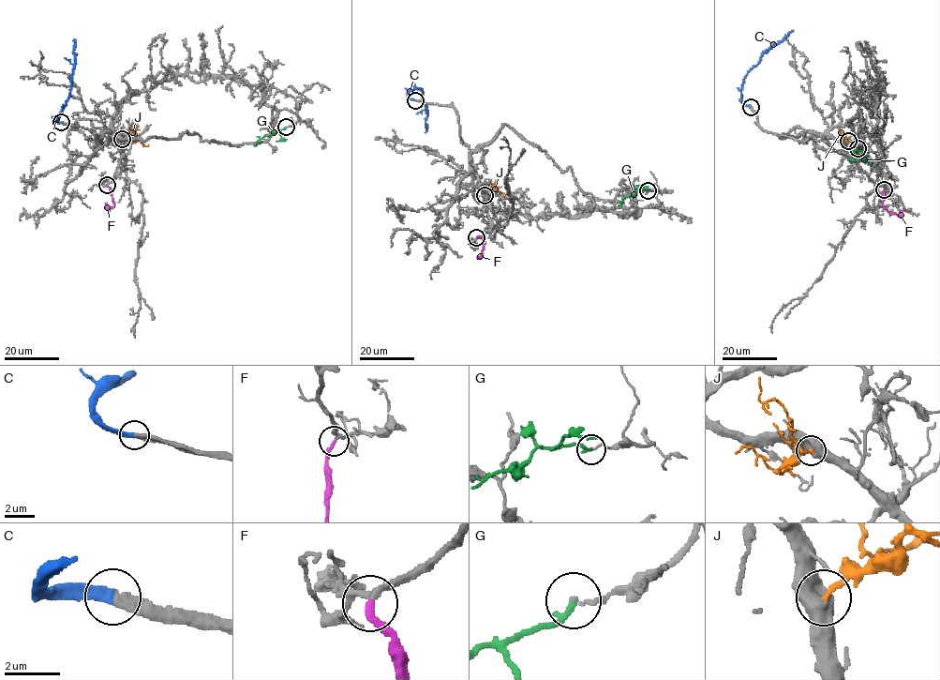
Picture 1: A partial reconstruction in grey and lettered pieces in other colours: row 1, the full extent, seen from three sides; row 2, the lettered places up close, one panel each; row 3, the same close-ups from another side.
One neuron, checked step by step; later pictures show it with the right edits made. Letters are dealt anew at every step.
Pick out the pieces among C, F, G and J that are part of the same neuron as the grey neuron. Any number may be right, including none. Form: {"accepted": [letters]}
{"accepted": ["C", "F", "J"]}

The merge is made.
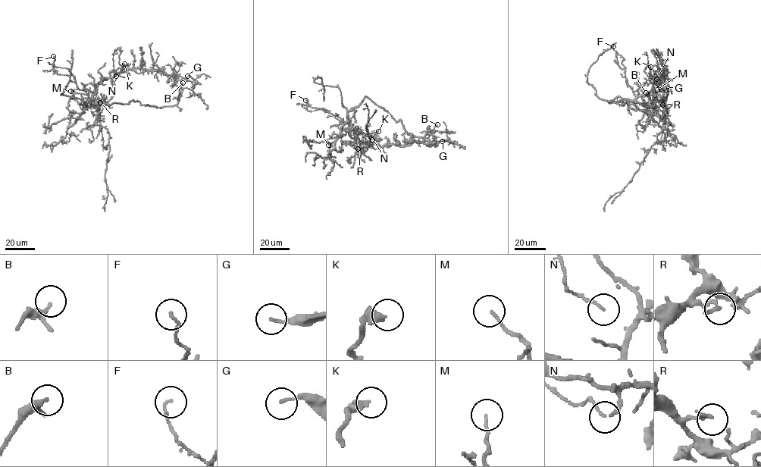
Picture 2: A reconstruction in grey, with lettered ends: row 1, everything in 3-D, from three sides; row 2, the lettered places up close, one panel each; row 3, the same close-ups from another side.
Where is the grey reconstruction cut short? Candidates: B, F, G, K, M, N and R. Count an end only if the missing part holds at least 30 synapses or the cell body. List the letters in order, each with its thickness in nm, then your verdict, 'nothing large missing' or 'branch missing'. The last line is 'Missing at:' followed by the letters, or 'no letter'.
B: 190 nm thick; nothing large missing
F: 110 nm thick; nothing large missing
G: 120 nm thick; nothing large missing
K: 400 nm thick; nothing large missing
M: 110 nm thick; nothing large missing
N: 100 nm thick; nothing large missing
R: 170 nm thick; nothing large missing
Missing at: no letter

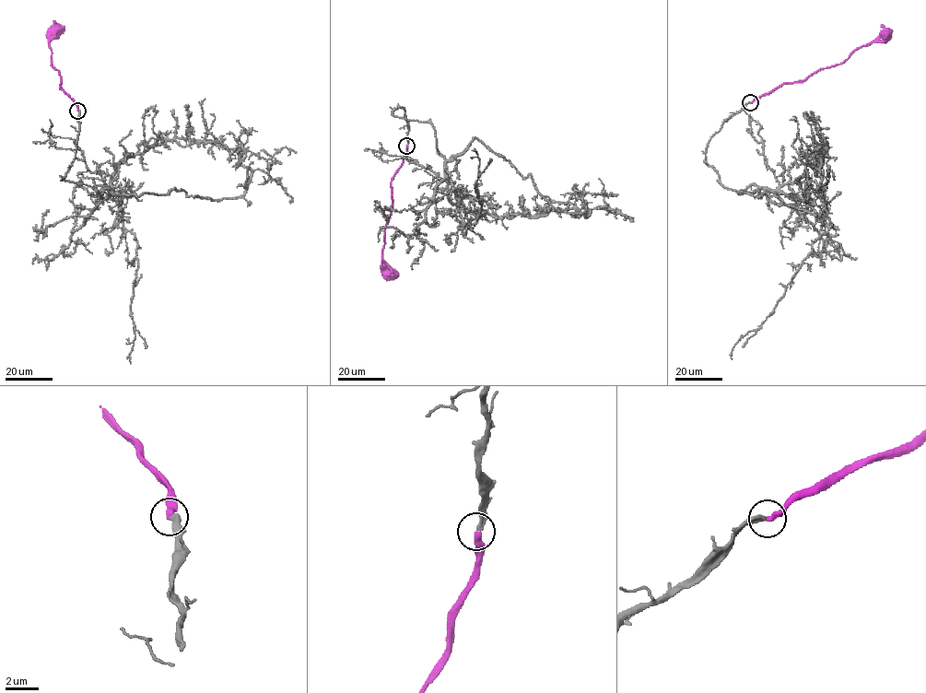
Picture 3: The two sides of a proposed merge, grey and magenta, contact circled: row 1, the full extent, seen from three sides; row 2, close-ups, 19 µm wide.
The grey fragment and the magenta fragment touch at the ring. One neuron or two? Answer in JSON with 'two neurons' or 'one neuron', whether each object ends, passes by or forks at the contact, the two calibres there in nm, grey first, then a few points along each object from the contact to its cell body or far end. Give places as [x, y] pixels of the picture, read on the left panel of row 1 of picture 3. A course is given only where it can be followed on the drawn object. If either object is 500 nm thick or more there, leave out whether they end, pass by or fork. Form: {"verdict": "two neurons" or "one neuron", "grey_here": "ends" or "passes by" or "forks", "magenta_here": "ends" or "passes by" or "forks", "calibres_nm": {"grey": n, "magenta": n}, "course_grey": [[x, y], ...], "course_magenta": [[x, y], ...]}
{"verdict": "one neuron", "grey_here": "ends", "magenta_here": "ends", "calibres_nm": {"grey": 300, "magenta": 360}, "course_grey": [[77, 111], [62, 180], [102, 197], [128, 155], [176, 137], [245, 148], [269, 165], [263, 176]], "course_magenta": [[77, 111], [61, 88], [60, 73], [52, 64], [49, 41], [56, 29]]}

